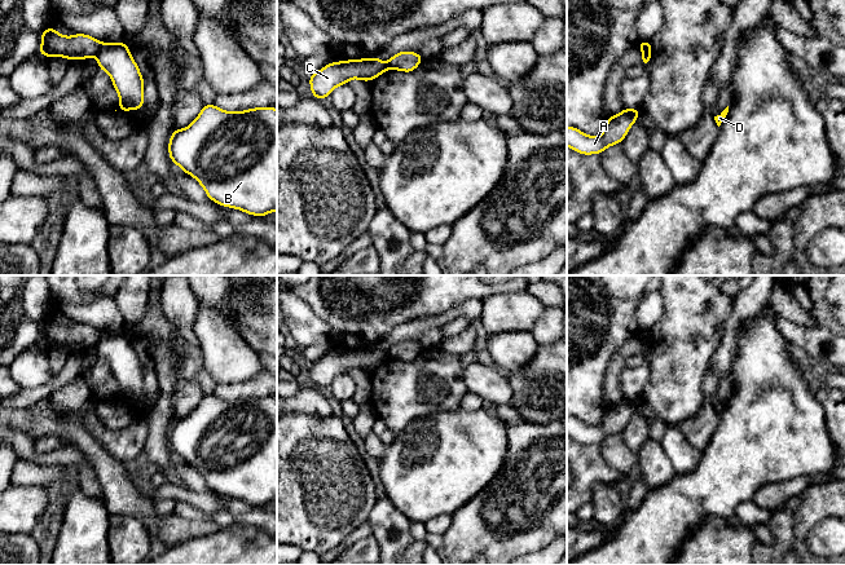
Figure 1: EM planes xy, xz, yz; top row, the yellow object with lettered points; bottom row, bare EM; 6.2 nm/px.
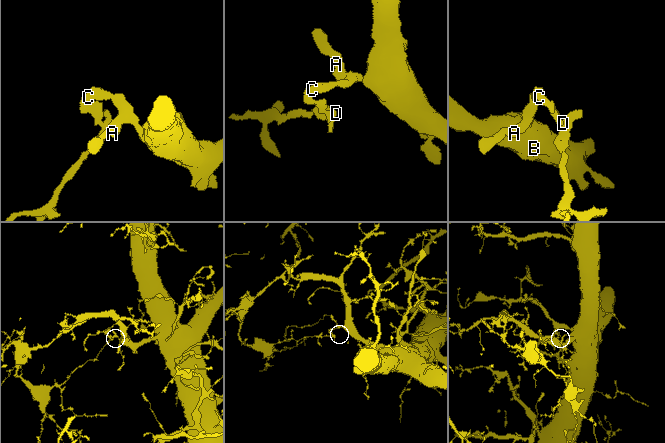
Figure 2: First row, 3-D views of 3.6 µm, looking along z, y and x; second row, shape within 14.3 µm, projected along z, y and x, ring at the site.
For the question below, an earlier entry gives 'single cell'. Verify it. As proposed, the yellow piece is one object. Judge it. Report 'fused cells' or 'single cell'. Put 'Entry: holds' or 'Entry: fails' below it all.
fused cells
Entry: fails

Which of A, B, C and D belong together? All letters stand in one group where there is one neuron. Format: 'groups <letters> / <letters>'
groups A B / C D

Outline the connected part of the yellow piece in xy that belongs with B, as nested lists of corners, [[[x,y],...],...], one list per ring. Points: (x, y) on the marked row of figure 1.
[[[215,103],[204,105],[190,125],[172,132],[168,154],[172,163],[199,182],[212,202],[259,217],[277,212],[277,109],[224,111]]]

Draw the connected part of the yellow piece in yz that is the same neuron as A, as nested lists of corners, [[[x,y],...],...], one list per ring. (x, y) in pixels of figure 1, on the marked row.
[[[625,107],[620,114],[609,115],[602,134],[598,137],[589,136],[575,127],[567,127],[567,146],[582,155],[602,154],[608,146],[622,142],[631,125],[638,120],[639,112],[641,110]]]

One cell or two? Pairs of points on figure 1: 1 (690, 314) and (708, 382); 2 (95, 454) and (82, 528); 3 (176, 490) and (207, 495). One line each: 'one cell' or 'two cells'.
1: two cells
2: two cells
3: one cell

